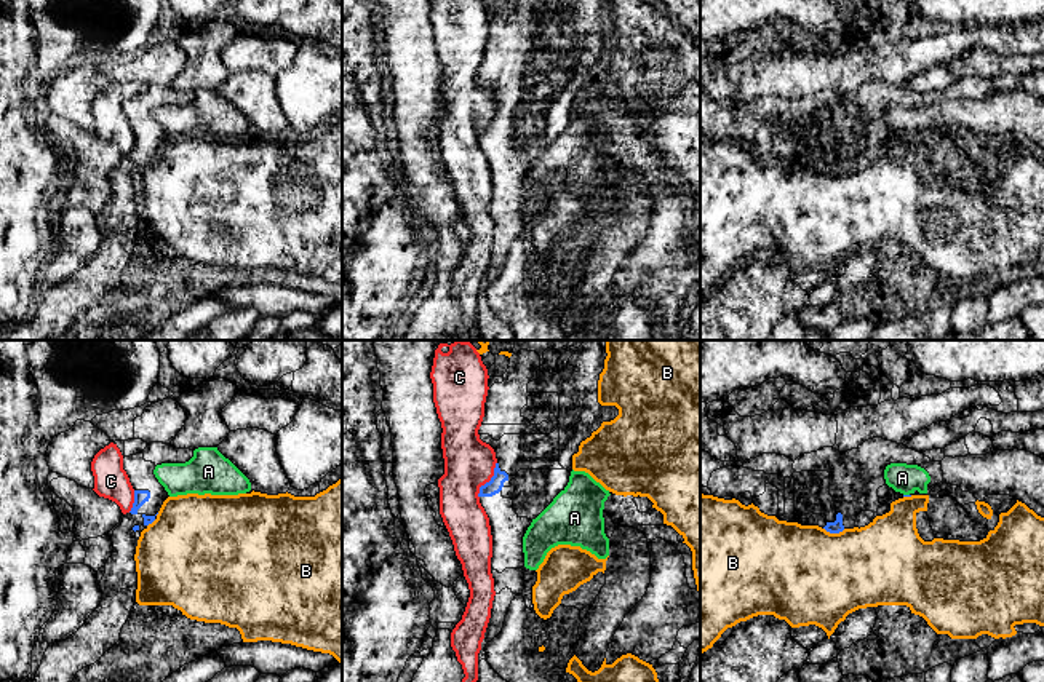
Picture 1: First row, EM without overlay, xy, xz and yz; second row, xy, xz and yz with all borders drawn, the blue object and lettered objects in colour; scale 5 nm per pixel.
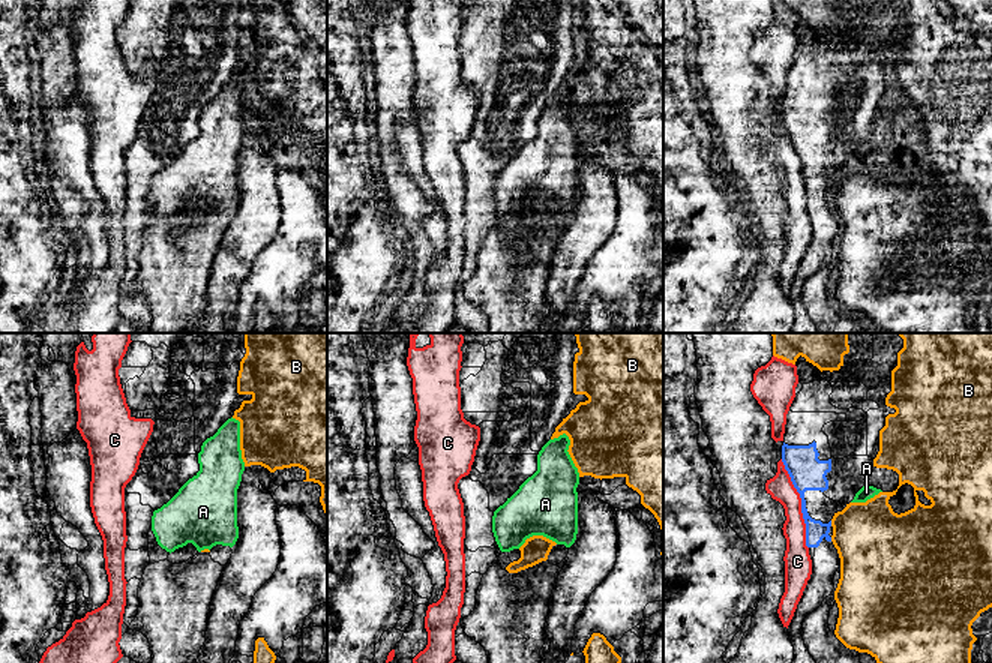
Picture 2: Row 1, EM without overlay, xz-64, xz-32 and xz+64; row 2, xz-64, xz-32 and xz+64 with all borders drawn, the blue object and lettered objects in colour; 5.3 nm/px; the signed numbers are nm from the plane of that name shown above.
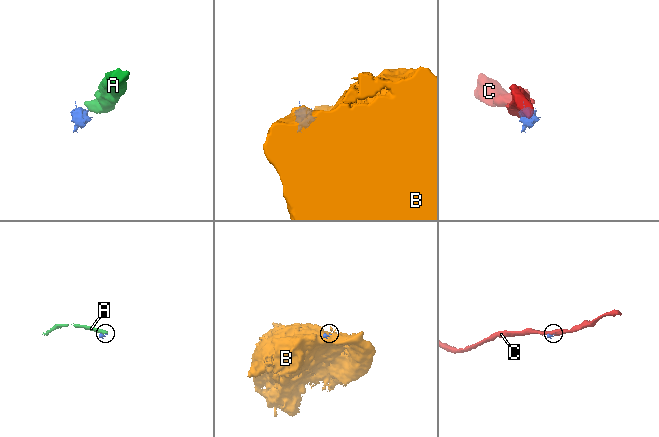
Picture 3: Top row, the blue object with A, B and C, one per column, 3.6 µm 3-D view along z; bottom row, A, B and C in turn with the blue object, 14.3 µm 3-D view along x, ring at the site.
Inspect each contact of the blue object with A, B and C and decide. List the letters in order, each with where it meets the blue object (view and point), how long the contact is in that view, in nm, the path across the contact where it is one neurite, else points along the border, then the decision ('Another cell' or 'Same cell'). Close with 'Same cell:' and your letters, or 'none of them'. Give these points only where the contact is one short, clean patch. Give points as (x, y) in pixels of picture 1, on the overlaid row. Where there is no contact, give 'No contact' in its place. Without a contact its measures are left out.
A: Touches blue at yz (907, 495). Shared border 30 nm. Boundary: yz (904, 494), (908, 495). Another cell
B: Touches blue at yz (835, 532). Shared border 110 nm. Another cell
C: Touches blue at xz (490, 481). Shared border 200 nm. Another cell
Same cell: none of them

